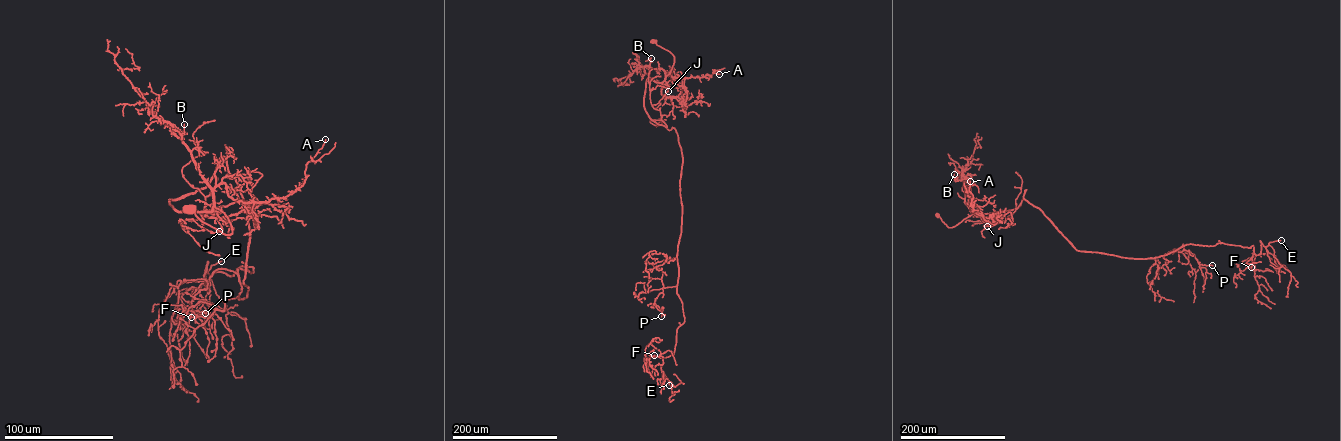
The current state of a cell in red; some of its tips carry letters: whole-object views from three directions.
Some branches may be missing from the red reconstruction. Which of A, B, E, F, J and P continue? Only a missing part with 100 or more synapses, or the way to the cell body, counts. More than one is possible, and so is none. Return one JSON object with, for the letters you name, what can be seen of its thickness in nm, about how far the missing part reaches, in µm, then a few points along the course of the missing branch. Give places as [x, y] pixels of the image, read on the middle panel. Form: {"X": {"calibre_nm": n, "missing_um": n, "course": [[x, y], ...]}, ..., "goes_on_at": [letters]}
{"E": {"calibre_nm": 320, "missing_um": 250}, "goes_on_at": ["E"]}

